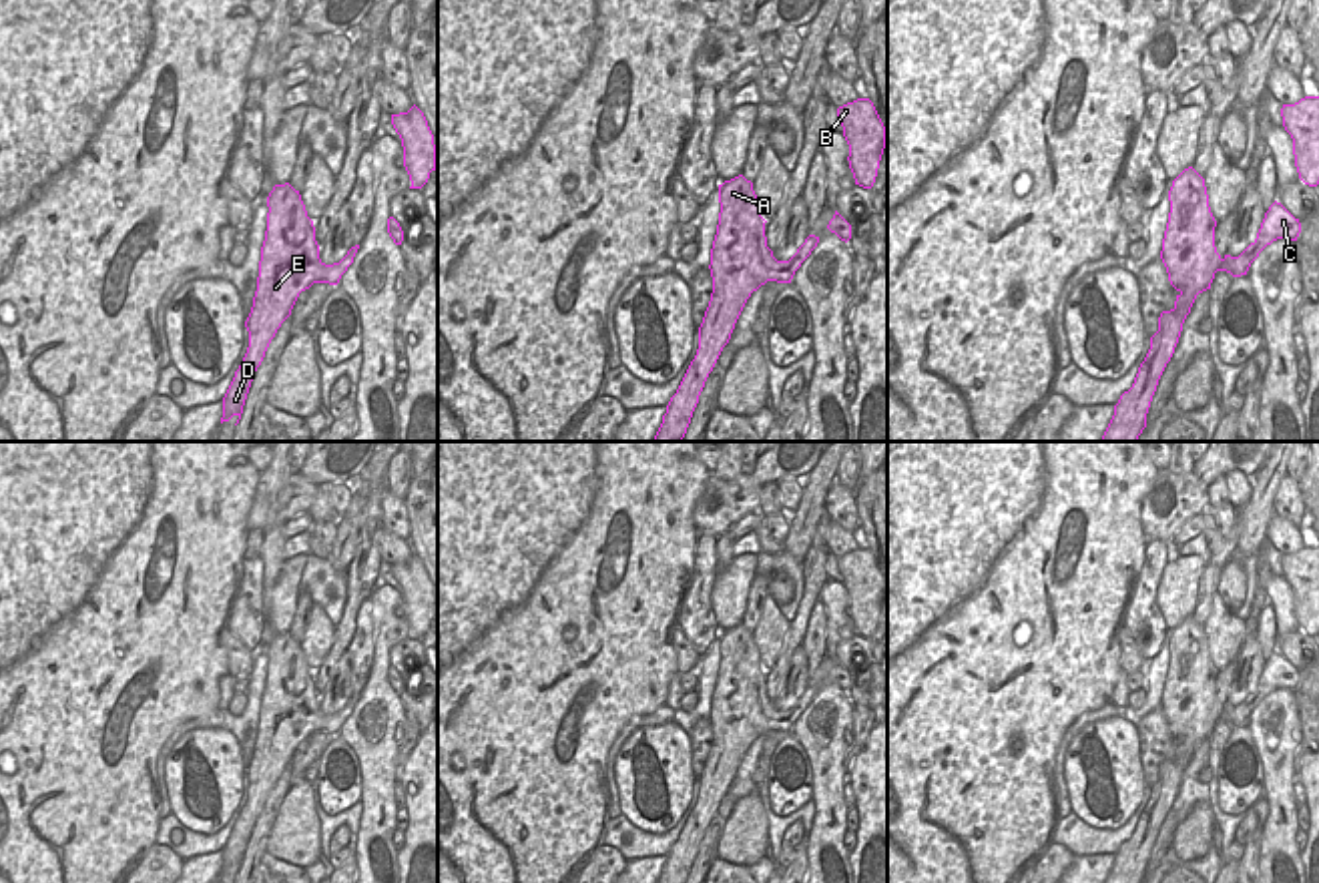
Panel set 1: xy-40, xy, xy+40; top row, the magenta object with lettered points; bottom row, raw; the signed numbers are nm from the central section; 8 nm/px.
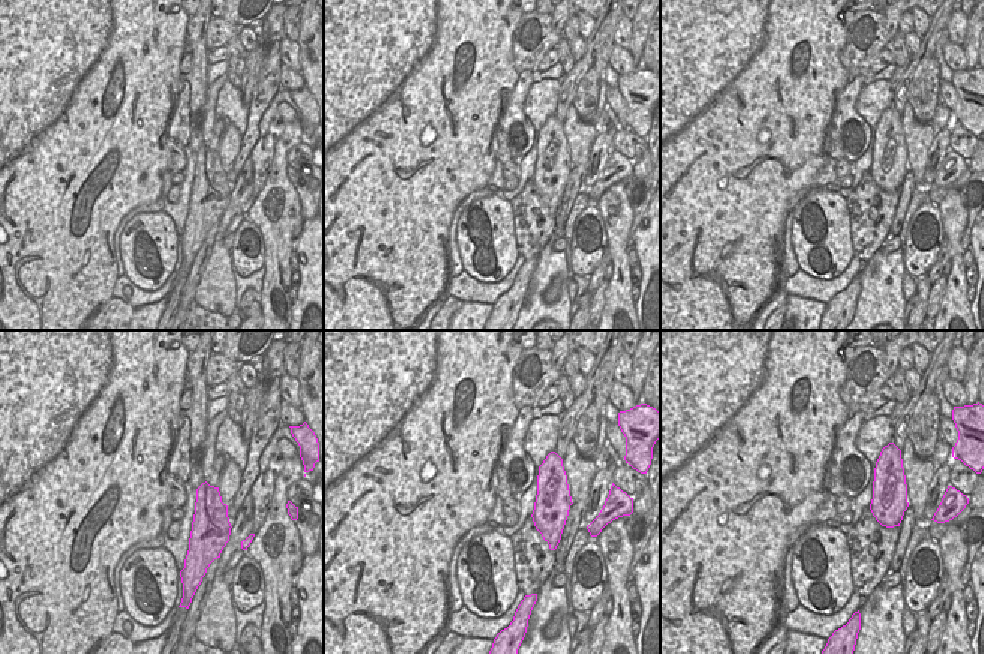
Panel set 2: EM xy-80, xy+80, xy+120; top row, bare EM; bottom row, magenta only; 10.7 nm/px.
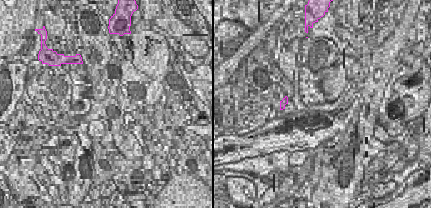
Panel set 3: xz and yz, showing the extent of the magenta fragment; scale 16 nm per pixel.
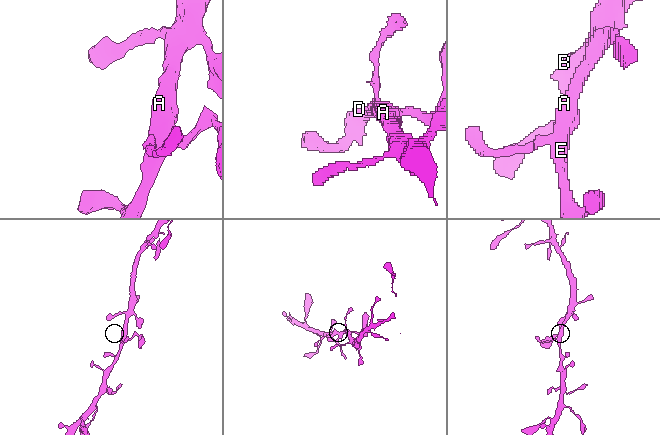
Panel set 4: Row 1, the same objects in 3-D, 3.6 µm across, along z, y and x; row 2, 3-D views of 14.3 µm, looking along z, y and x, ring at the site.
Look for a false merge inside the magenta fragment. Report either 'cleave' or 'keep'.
keep

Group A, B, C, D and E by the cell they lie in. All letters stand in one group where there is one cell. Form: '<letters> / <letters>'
A B C D E

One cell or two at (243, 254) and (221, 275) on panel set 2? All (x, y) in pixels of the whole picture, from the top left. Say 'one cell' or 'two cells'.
two cells

